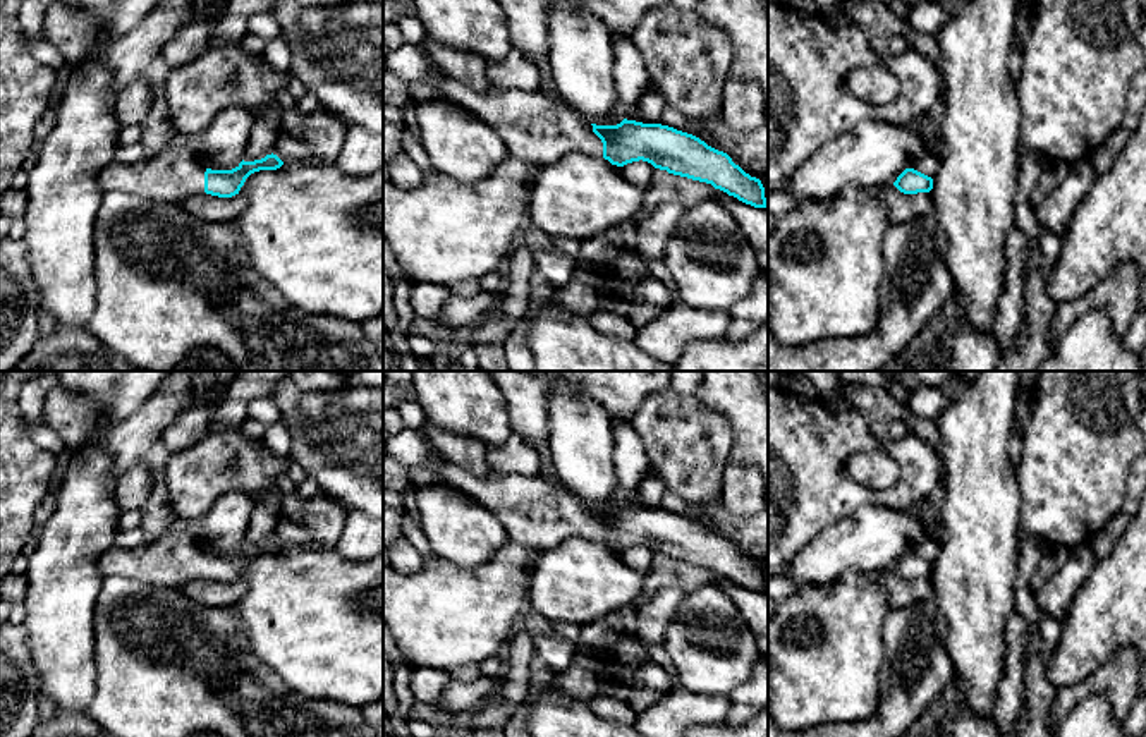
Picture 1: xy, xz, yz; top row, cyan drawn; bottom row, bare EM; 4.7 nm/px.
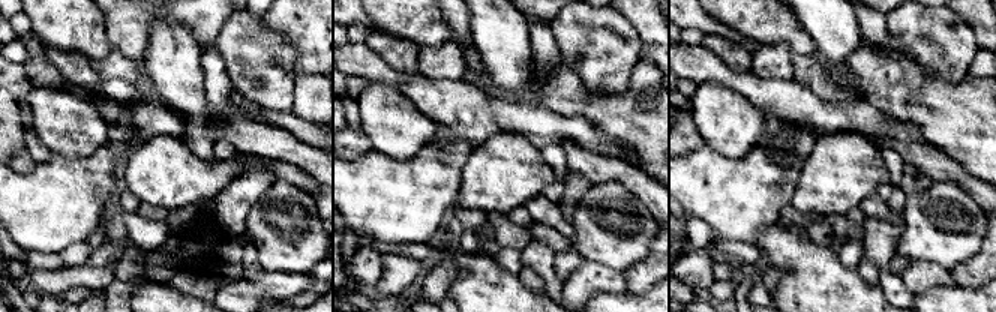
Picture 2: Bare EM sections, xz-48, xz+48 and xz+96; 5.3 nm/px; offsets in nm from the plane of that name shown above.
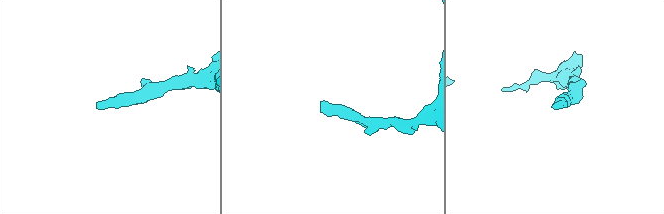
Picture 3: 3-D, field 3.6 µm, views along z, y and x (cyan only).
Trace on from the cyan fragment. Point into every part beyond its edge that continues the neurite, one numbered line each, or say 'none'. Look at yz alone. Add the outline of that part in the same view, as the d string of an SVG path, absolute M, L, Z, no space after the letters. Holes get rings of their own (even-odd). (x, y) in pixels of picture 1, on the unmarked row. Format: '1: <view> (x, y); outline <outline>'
1: yz (926, 548); outline M923 538L923 539L917 539L912 546L911 546L911 551L928 562L935 562L936 557L938 557L938 541L933 539L933 538Z

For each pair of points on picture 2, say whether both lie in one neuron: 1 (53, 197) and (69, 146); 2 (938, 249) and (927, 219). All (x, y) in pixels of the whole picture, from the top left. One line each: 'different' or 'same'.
1: different
2: same

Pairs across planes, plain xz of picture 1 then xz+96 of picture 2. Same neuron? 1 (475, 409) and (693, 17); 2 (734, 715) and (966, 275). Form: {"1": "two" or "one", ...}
{"1": "two", "2": "one"}

